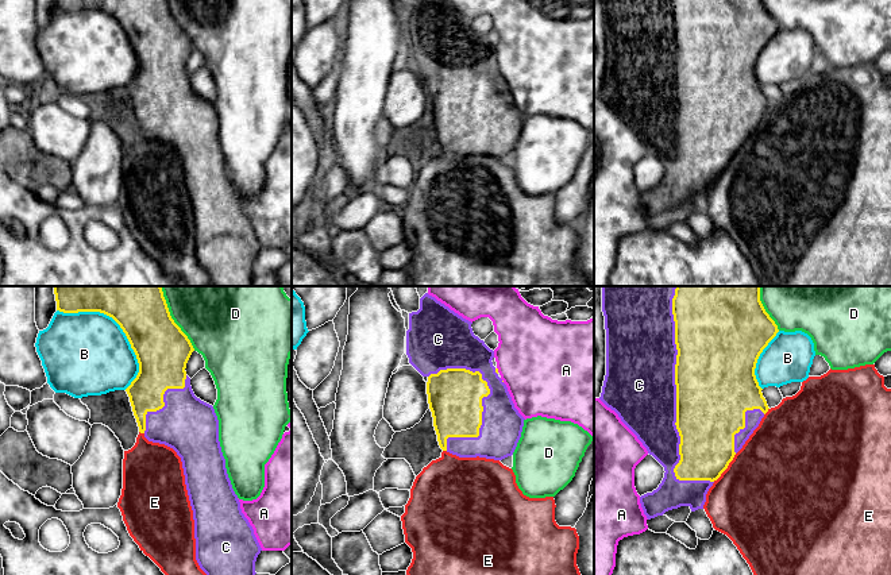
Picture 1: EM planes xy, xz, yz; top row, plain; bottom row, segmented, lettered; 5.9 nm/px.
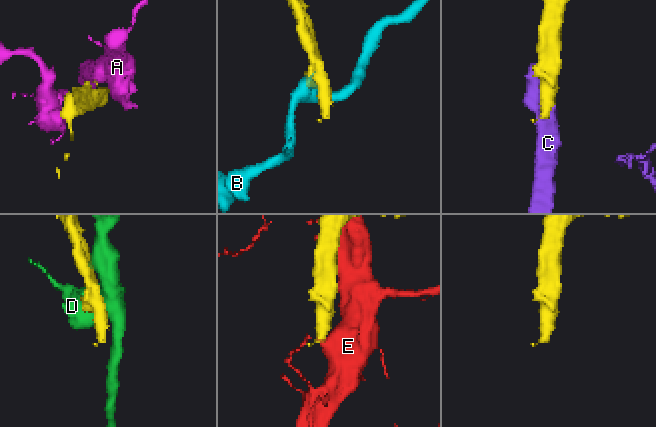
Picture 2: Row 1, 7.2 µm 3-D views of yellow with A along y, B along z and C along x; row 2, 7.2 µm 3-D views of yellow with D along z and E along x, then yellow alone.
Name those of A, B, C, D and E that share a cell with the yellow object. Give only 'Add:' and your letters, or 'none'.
Add: C

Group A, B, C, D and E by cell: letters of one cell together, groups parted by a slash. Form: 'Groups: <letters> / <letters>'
Groups: A / B / C / D / E

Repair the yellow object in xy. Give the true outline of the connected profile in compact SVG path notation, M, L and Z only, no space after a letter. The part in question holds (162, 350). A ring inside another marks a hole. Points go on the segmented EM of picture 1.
M54 286L57 310L63 313L100 312L112 317L134 350L139 373L126 389L139 432L148 441L173 448L181 458L185 485L193 510L196 560L207 575L255 575L255 562L262 548L254 529L240 509L225 468L219 441L219 420L212 405L197 398L186 375L186 363L194 351L188 336L170 316L161 286Z

